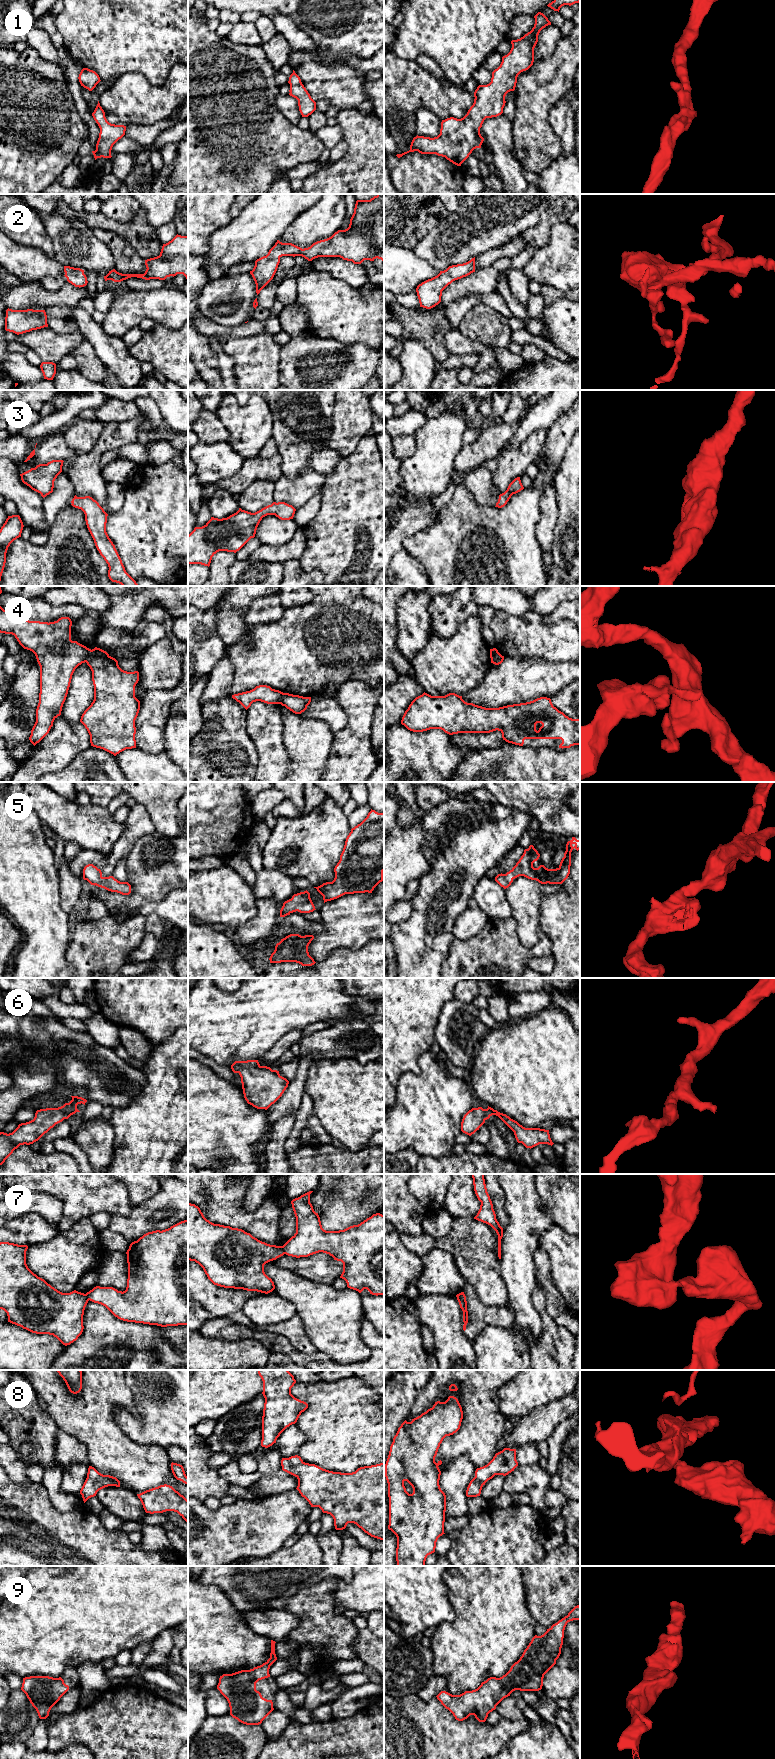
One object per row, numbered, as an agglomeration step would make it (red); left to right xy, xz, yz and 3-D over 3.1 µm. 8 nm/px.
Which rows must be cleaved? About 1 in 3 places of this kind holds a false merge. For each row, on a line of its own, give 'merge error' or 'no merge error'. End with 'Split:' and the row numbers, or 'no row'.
1: no merge error
2: no merge error
3: no merge error
4: merge error
5: no merge error
6: no merge error
7: merge error
8: no merge error
9: no merge error
Split: 4, 7

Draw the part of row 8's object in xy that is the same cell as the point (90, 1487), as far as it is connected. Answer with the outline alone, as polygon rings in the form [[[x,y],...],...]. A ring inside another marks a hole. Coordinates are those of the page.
[[[89,1466],[87,1478],[80,1490],[84,1503],[89,1498],[96,1496],[99,1490],[108,1486],[120,1487],[120,1481],[116,1477],[103,1475],[94,1467]]]

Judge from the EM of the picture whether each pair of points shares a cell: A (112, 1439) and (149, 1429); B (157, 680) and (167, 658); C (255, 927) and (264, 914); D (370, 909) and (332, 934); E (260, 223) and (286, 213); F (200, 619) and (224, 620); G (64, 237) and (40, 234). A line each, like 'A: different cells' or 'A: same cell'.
A: different cells
B: same cell
C: same cell
D: same cell
E: same cell
F: different cells
G: different cells

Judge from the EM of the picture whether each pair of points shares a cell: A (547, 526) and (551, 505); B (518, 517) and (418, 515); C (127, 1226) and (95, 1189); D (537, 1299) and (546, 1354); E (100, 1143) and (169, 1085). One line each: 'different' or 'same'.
A: same
B: different
C: different
D: same
E: different

